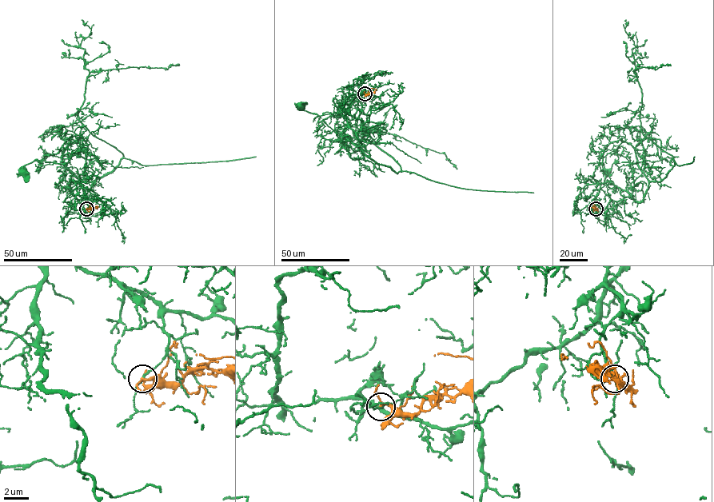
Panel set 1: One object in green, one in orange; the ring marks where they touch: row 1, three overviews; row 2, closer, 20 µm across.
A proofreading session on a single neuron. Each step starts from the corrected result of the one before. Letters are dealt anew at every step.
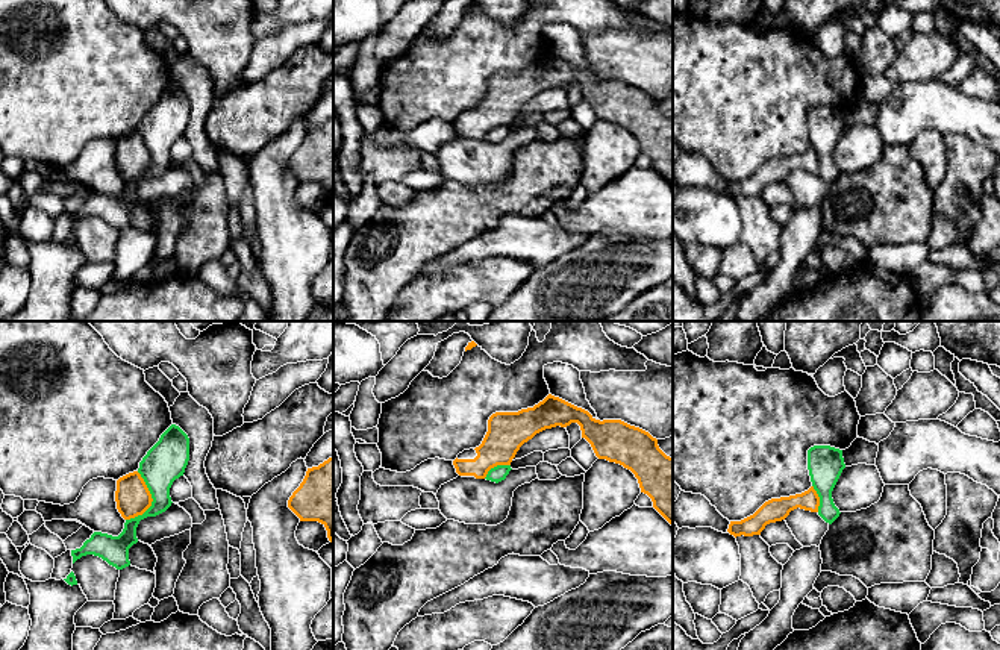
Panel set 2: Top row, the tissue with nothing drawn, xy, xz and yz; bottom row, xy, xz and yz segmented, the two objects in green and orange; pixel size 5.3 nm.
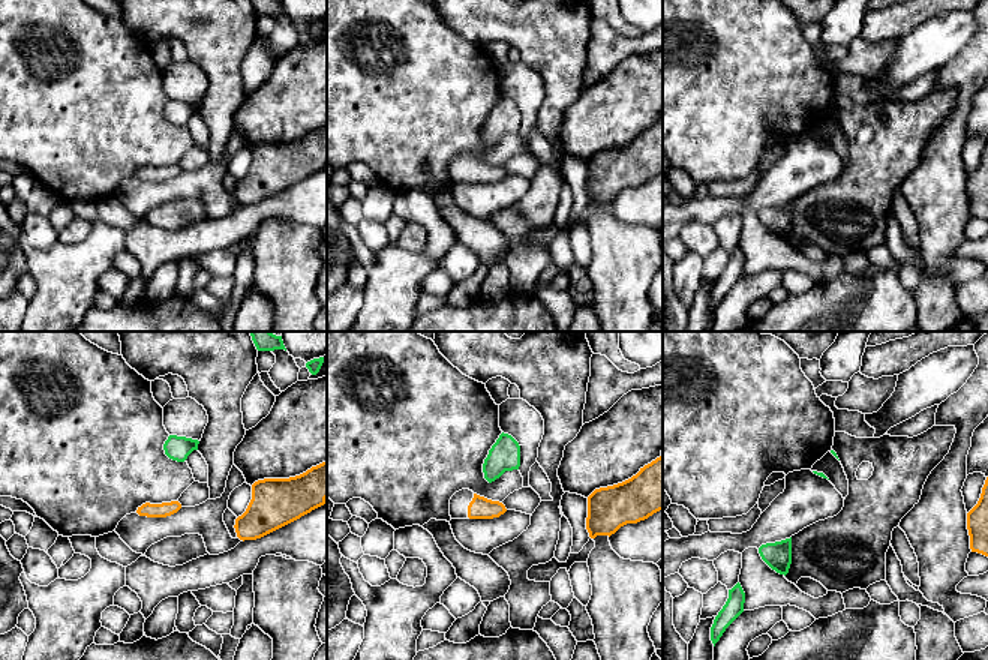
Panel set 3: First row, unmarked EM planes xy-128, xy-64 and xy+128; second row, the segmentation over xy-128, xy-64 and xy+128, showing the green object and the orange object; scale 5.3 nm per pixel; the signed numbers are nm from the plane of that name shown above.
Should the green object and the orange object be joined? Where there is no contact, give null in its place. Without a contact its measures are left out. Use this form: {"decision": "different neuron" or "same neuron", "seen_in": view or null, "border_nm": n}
{"decision": "different neuron", "seen_in": "xy", "border_nm": 280}

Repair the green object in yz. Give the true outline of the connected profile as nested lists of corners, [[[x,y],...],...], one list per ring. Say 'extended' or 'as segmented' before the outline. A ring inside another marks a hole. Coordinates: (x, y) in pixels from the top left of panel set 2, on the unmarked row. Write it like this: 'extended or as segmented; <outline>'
as segmented; [[[814,106],[808,111],[808,130],[820,158],[818,176],[829,185],[839,177],[832,152],[845,129],[842,111],[830,106]]]

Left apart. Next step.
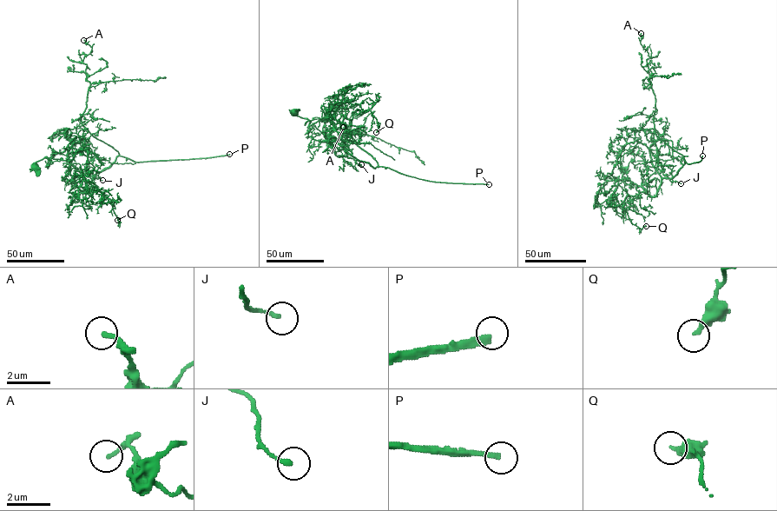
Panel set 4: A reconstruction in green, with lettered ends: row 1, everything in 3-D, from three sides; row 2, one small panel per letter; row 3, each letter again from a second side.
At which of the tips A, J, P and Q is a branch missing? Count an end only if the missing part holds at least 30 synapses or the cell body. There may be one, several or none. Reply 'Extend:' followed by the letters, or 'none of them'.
Extend: P

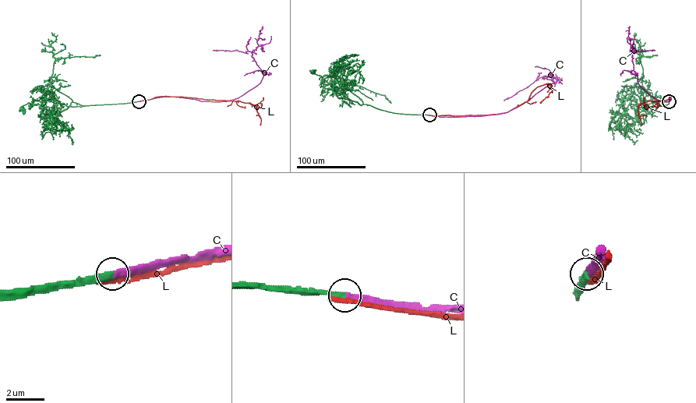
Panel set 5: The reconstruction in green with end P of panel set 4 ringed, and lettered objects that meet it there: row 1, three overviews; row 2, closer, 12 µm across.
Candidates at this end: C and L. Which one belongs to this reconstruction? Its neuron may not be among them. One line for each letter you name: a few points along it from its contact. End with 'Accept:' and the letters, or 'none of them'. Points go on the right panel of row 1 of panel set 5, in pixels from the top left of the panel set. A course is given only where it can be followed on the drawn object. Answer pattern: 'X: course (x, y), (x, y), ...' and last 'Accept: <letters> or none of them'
Accept: C

